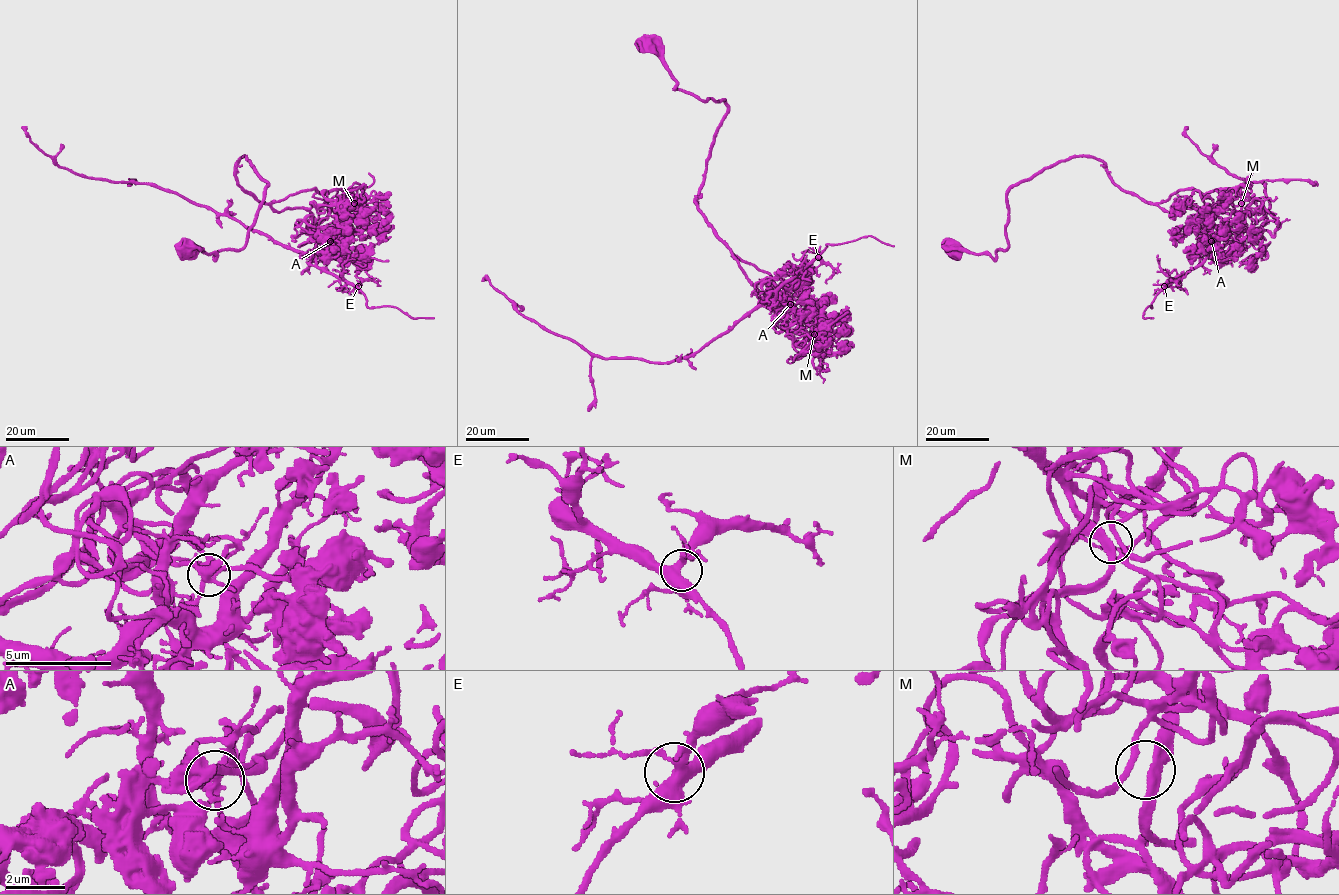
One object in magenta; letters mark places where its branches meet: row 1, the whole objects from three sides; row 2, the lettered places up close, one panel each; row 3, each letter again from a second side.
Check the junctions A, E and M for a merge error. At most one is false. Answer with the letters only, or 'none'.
A

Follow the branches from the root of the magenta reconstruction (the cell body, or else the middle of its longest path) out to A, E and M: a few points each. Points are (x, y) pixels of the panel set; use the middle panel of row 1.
A: (647, 48), (674, 89), (727, 107), (696, 205), (773, 310), (790, 304)
E: (647, 48), (674, 89), (727, 107), (696, 205), (743, 273), (773, 305), (818, 257)
M: (647, 48), (674, 89), (723, 100), (696, 205), (726, 247), (771, 276), (805, 334), (814, 334)

